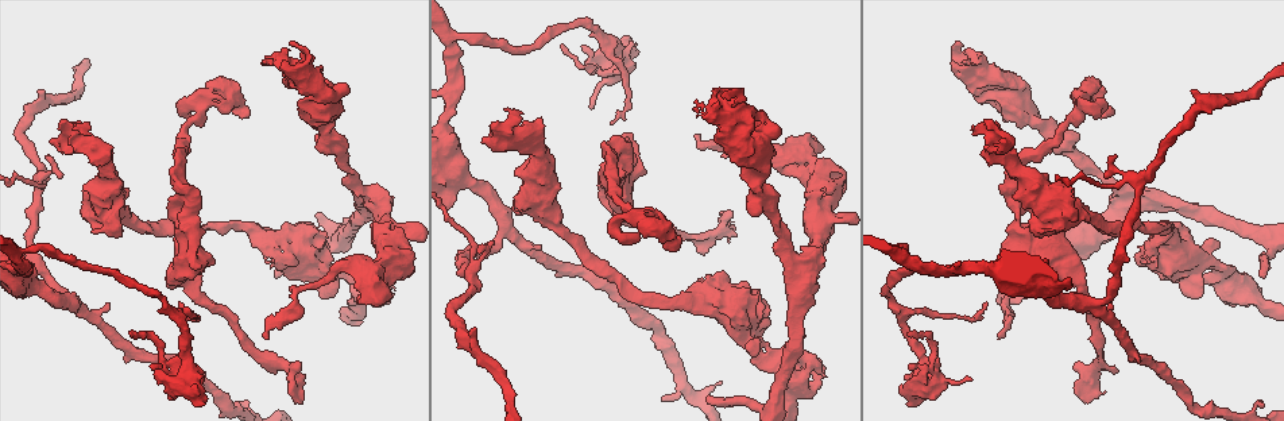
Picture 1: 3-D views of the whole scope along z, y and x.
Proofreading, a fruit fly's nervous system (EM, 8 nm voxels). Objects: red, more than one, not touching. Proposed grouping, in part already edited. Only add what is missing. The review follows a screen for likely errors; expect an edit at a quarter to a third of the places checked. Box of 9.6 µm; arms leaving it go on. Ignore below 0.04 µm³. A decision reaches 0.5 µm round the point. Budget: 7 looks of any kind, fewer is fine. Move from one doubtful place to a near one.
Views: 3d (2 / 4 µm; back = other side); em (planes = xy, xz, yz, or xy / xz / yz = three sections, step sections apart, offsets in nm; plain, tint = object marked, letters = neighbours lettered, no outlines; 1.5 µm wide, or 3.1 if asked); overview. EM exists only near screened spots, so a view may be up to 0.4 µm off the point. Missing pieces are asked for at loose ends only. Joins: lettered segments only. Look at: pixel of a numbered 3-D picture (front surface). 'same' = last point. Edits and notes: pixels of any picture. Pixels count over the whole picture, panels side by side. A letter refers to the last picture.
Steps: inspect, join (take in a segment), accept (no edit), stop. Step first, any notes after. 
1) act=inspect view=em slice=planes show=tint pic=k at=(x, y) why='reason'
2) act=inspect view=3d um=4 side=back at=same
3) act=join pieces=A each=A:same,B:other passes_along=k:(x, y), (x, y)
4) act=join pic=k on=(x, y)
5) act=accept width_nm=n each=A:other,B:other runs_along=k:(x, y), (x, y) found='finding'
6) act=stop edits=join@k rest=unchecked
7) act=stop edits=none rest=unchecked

act=inspect view=3d um=2 pic=1 at=(754, 354) why='an open end'

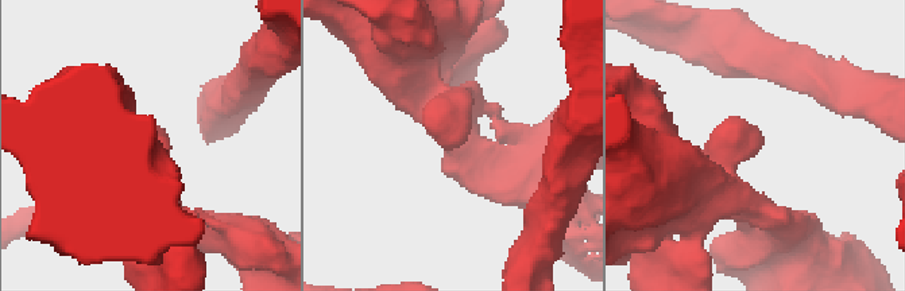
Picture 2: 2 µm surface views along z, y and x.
act=inspect view=em slice=planes show=letters pic=2 at=(760, 131) arm_widths_nm=190,420

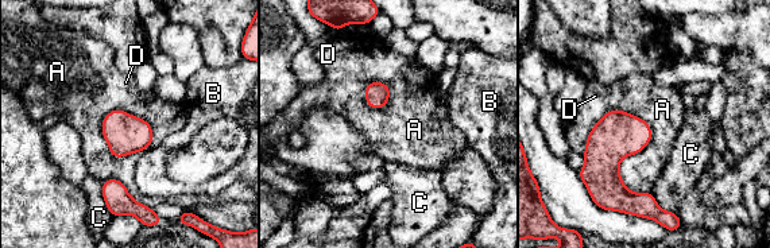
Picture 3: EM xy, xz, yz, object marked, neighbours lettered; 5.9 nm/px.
act=accept each=A:other,B:other,C:other,D:other border=3:(101, 120), (142, 117), (153, 143) found='none of them fits'

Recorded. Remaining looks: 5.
act=inspect view=3d um=2 pic=1 at=(274, 370) why='branch stops here'

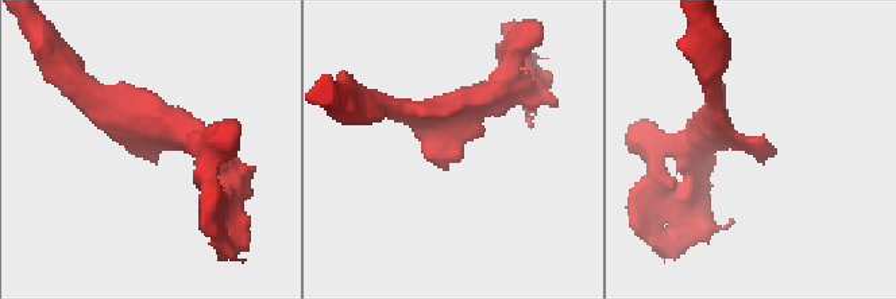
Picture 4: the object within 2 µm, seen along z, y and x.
act=inspect view=em slice=xy step=8 show=letters pic=4 at=(776, 150) arm_widths_nm=190,200

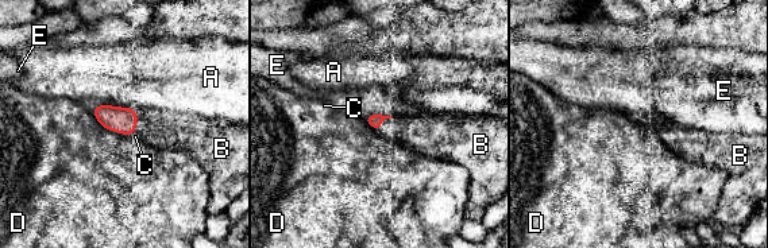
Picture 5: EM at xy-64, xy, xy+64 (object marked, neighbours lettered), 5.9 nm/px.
act=inspect view=em slice=planes show=letters at=same why='cut it another way'

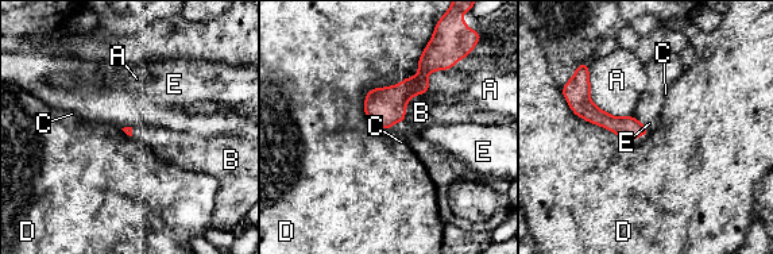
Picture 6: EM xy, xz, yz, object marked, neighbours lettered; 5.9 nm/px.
act=join pic=6 on=(421, 112) each=A:other,B:same,C:other,D:other,E:other found='it goes on there'

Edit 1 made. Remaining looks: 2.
act=stop edits=join@6 rest=unchecked

